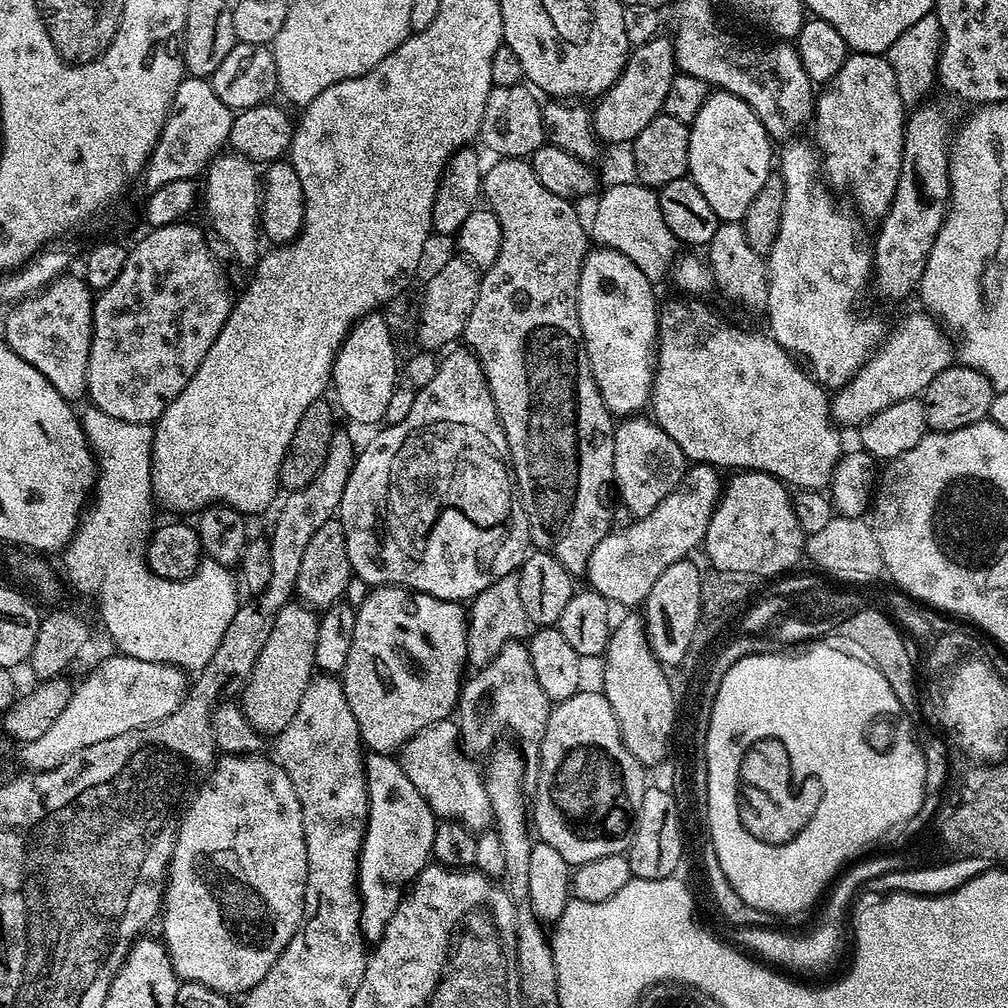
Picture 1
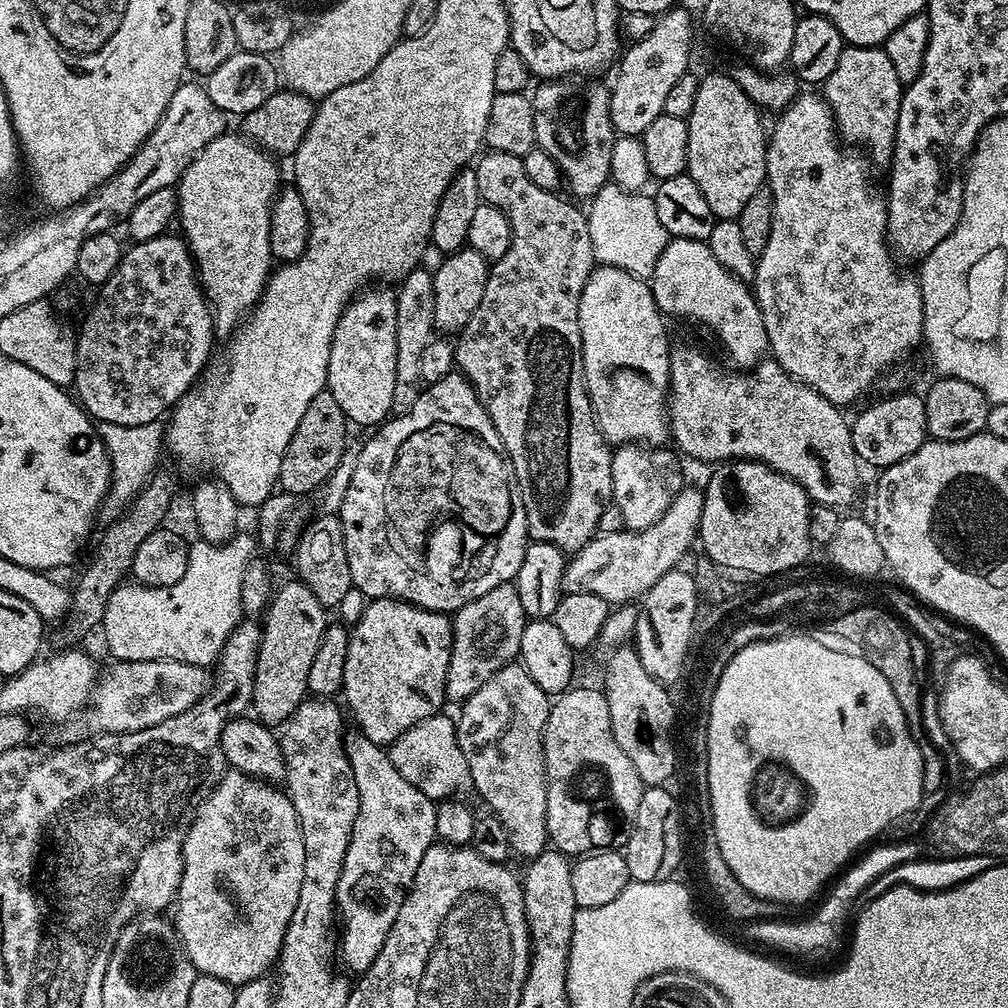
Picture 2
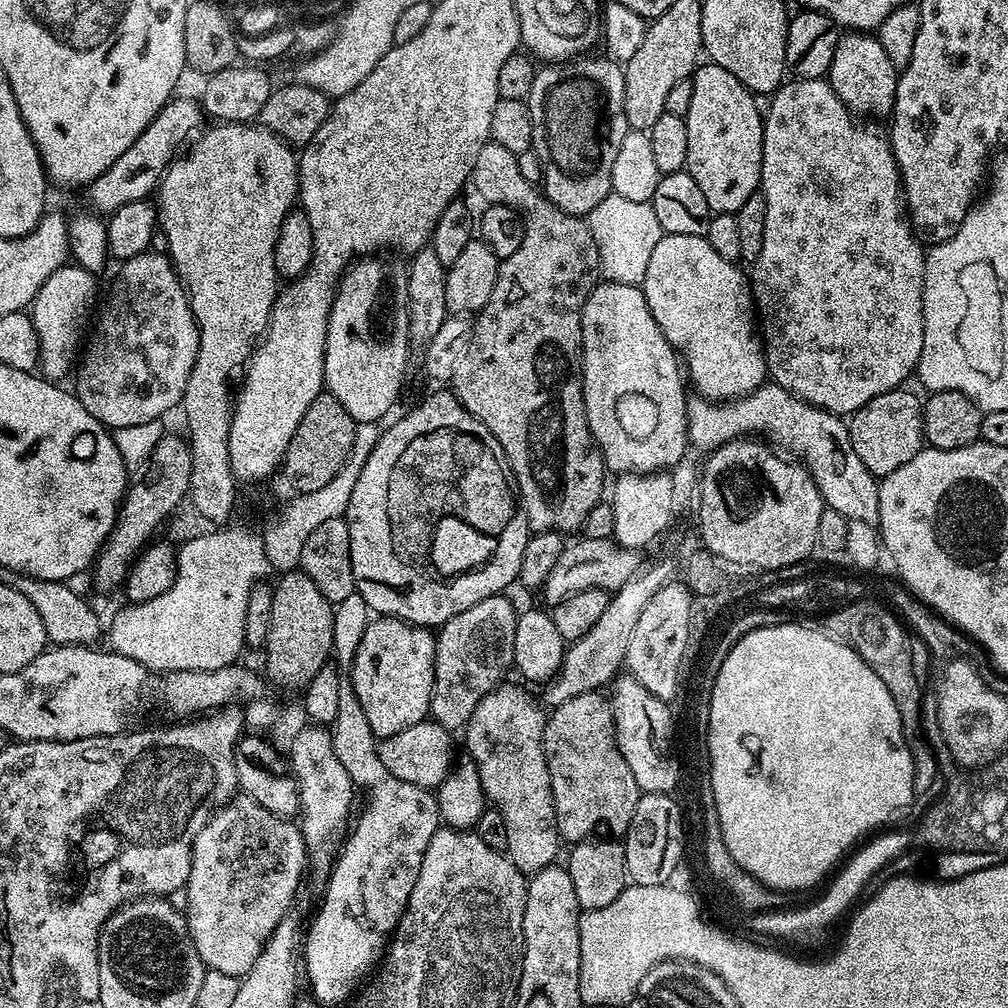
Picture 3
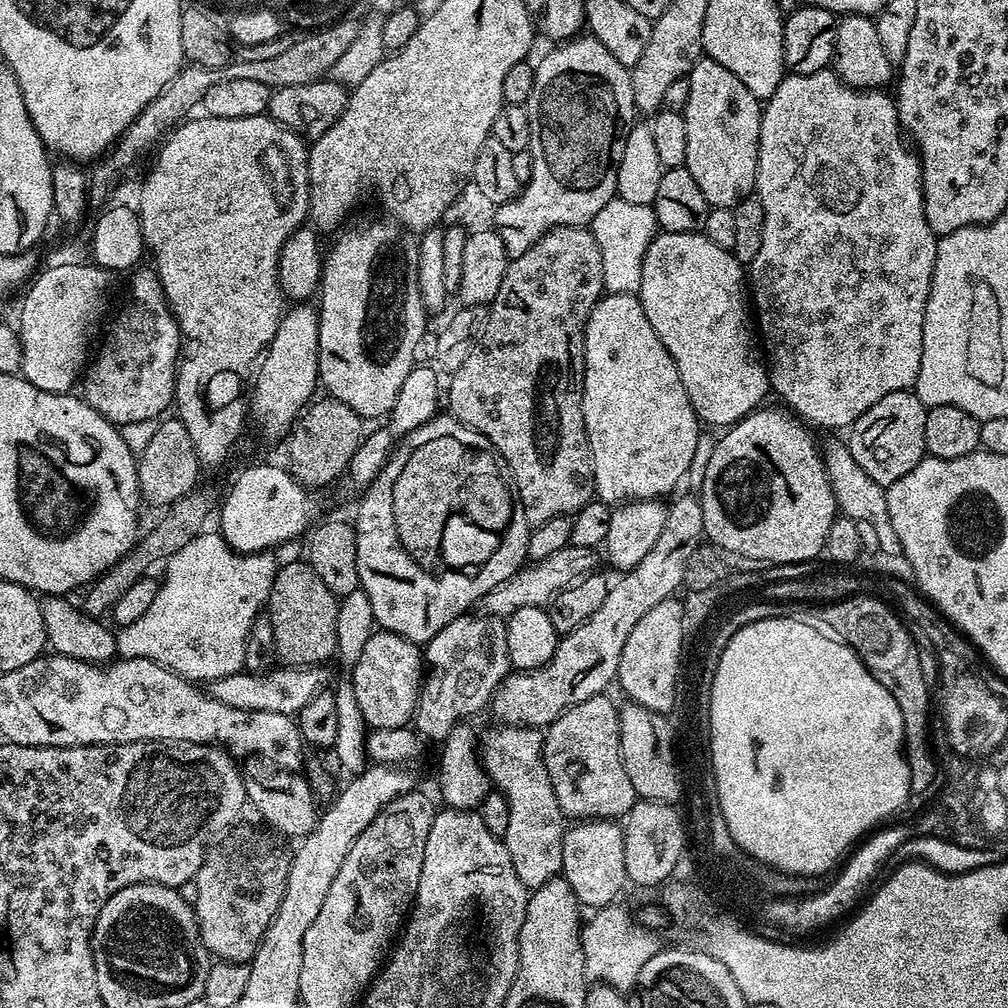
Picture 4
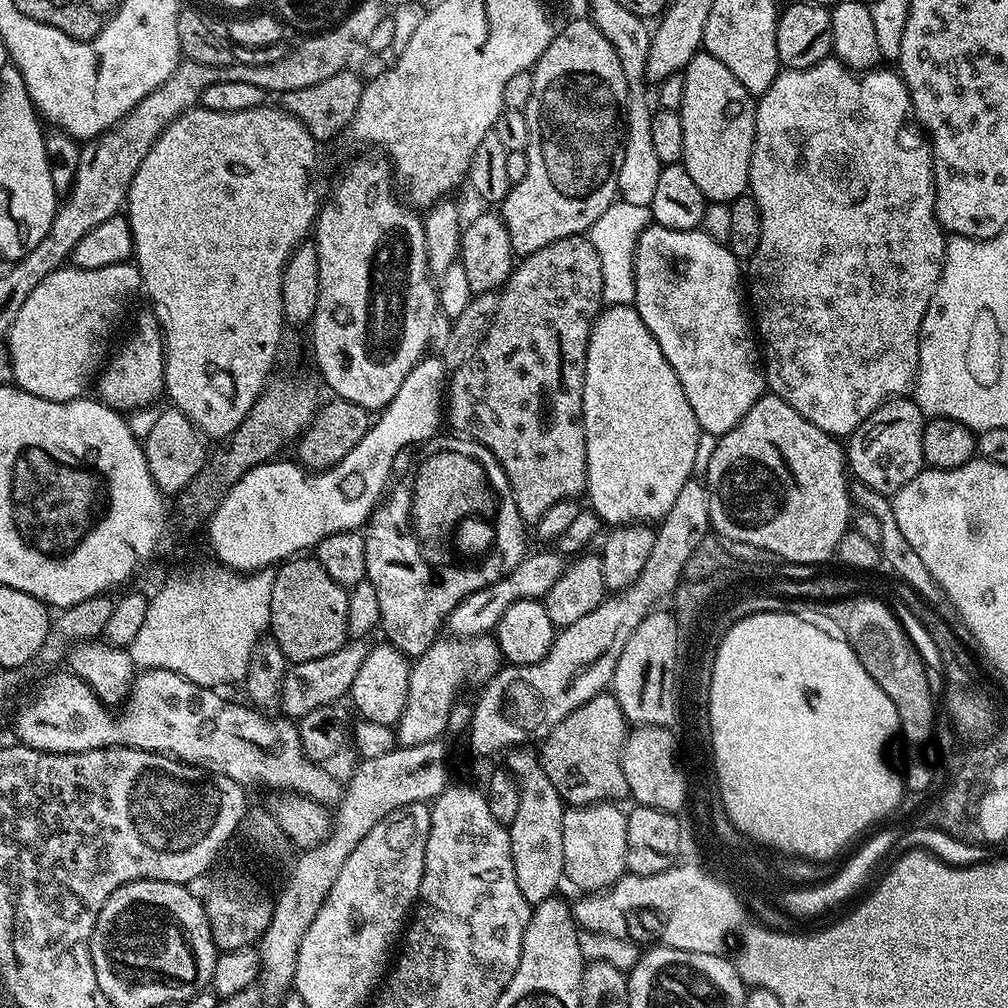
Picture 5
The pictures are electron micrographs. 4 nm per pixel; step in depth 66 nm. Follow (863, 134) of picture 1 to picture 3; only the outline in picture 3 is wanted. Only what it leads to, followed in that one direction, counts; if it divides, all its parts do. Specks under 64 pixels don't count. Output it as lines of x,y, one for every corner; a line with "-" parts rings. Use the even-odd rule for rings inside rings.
859,30
841,35
826,79
834,94
838,94
840,101
847,104
853,114
868,116
864,118
891,117
896,101
898,70
890,58
886,58
886,50
882,50
882,42
875,35

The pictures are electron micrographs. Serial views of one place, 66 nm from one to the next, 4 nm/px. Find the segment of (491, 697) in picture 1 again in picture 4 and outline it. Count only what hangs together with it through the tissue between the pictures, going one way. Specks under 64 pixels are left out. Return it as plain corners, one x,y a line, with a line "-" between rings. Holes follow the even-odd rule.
517,724
495,727
479,737
480,761
488,771
495,791
504,795
510,806
510,826
506,826
502,839
510,854
514,874
518,874
525,888
531,890
557,879
562,873
566,817
558,806
558,798
546,770
541,733
534,728
519,728

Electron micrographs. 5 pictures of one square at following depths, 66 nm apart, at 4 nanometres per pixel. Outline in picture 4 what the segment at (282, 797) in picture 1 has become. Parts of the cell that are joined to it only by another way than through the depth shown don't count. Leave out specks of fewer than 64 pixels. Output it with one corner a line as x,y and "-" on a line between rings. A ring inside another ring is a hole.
243,824
233,827
219,841
219,843
221,842
220,848
209,847
208,851
204,853
204,861
194,881
194,889
196,888
194,907
196,921
200,927
200,941
208,947
209,953
216,960
233,960
239,964
251,961
274,914
278,914
278,906
282,902
282,894
286,890
290,859
289,849
284,849
285,841
277,833
264,826
251,828
250,825

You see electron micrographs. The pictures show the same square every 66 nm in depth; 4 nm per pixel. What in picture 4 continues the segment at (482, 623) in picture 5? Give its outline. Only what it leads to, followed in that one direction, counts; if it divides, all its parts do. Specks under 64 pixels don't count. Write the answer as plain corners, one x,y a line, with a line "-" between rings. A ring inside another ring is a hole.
569,543
567,548
554,550
550,558
542,558
527,566
519,568
506,582
498,582
494,590
490,590
484,595
482,608
487,615
507,618
514,610
522,610
526,606
544,608
551,605
556,599
556,595
562,590
566,590
577,580
584,576
591,576
597,571
597,553
590,548
579,548

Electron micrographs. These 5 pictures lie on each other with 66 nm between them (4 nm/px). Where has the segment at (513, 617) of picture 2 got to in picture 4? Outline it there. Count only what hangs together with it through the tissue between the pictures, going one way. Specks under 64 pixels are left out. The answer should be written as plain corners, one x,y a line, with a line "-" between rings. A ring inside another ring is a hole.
465,614
454,618
427,644
422,652
426,671
420,697
416,699
414,728
425,741
443,741
455,724
489,707
492,693
510,672
506,646
506,623
499,616

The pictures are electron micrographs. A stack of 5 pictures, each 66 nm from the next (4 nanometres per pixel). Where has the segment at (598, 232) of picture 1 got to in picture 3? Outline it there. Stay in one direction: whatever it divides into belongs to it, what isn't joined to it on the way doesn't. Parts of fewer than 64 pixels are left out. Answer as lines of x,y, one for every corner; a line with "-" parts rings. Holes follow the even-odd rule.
610,194
594,206
587,217
590,234
598,246
600,270
604,280
613,280
623,284
643,285
646,278
646,266
654,255
654,246
661,238
658,214
654,214
649,201
631,201
619,195

